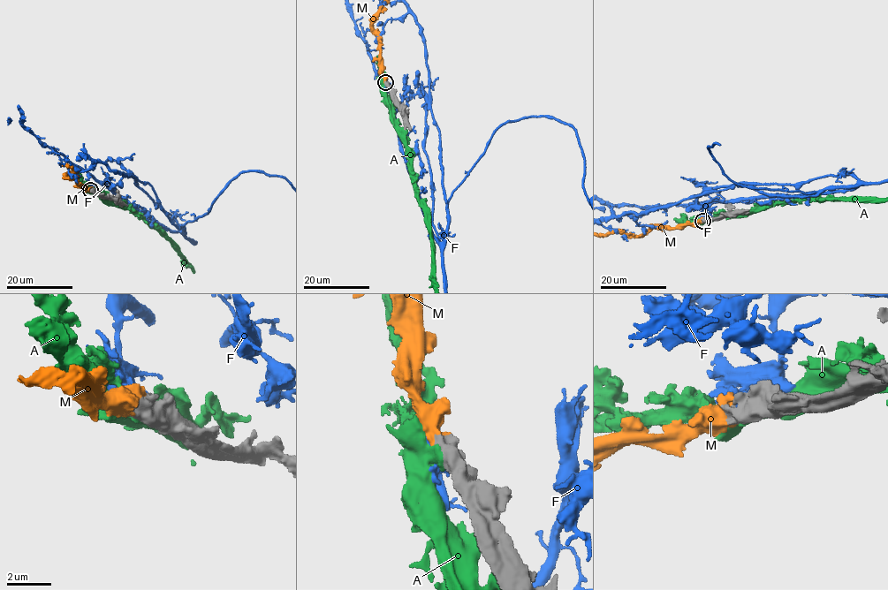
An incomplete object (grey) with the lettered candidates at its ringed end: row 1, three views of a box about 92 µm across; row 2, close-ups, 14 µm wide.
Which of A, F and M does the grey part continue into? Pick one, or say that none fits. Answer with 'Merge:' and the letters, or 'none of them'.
Merge: M

